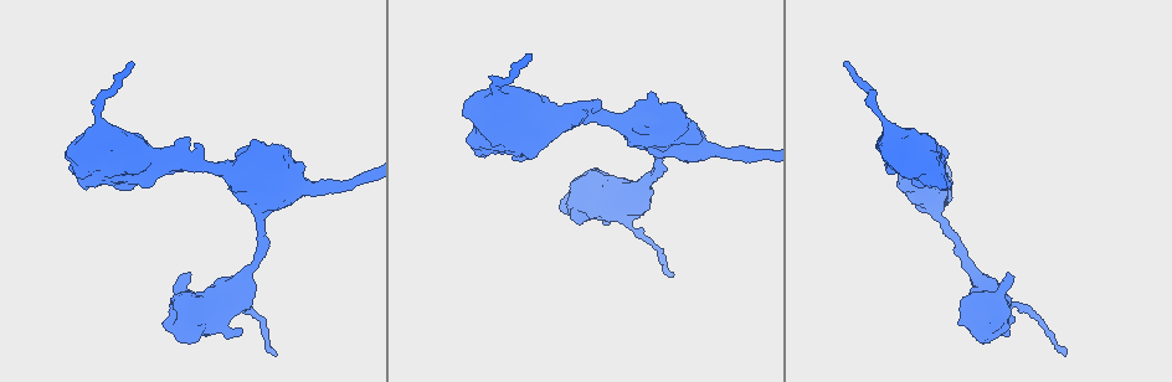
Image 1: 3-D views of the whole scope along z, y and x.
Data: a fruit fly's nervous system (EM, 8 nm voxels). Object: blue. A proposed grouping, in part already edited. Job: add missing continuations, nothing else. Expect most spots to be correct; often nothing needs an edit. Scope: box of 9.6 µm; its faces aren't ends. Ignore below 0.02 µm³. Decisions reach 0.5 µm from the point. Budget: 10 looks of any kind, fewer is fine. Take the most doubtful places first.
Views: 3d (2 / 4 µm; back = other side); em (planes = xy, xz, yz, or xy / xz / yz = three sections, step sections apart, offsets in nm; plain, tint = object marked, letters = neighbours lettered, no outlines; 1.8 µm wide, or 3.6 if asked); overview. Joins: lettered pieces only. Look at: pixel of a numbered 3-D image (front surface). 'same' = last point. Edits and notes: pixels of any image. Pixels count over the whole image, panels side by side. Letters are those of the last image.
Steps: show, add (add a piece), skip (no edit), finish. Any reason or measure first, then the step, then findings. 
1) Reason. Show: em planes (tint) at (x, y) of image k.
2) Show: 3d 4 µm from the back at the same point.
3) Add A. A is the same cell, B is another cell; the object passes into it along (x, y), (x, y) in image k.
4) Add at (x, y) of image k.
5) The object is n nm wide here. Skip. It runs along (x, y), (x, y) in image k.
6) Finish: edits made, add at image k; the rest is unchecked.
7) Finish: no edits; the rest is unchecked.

Branch stops here. Show: em yz step 4 (tint) at (531, 54) of image 1.

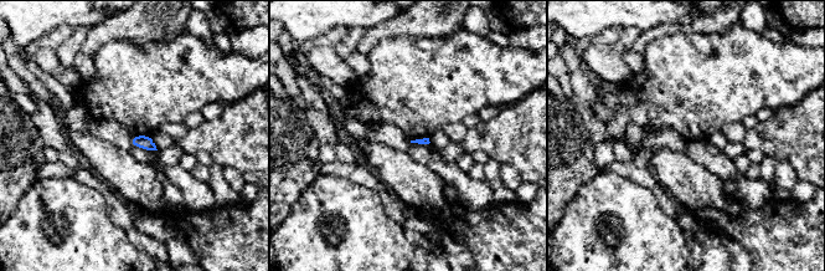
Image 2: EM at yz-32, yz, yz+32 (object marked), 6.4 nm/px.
Cut it another way. Show: em planes (letters) at the same point.

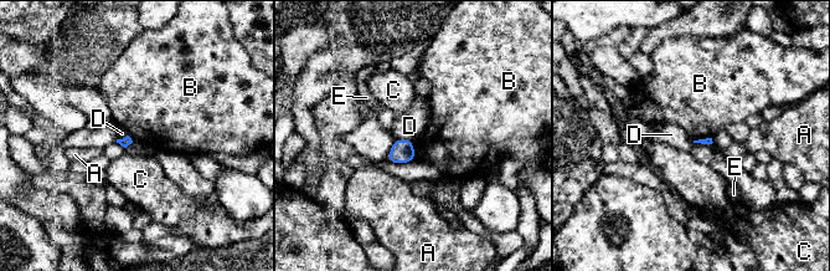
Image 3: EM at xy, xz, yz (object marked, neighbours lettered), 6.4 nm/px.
Skip. A, B, C, D and E are other cells; a border runs along (118, 138), (128, 136), (133, 142) in image 3; no lettered piece goes on from it.

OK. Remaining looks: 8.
An open end. Show: em planes (tint) at (1067, 354) of image 1.

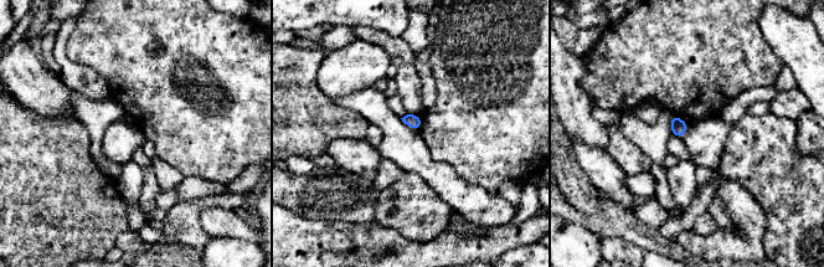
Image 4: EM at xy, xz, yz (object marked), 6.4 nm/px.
Show: em planes (letters) at the same point.

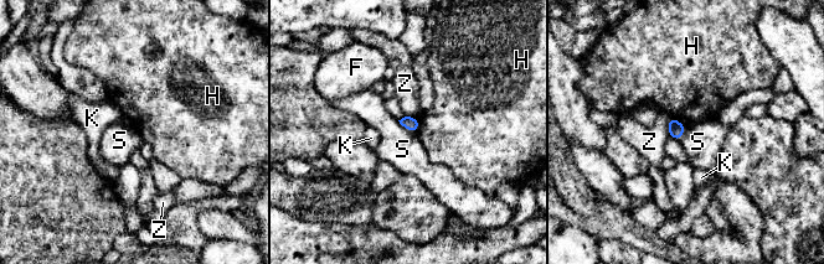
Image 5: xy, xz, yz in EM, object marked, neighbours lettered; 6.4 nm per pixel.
The object is 90 nm wide here. Skip. F, H, K, S and Z are other cells; a border runs along (397, 120), (406, 129), (416, 133) in image 5; no lettered piece goes on from it.

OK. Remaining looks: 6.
Sudden change in width. Show: 3d 4 µm at (266, 173) of image 1.

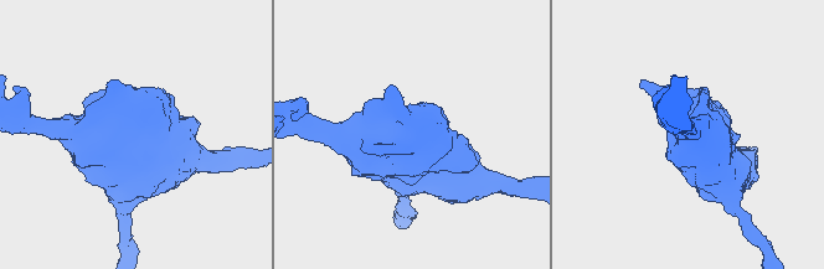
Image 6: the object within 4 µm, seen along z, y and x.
Show: em 3.6 µm planes (tint) at (131, 136) of image 6.

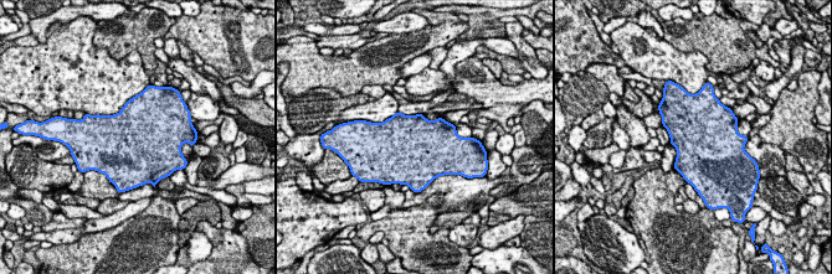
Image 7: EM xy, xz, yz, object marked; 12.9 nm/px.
Show: em 3.6 µm planes (letters) at the same point.

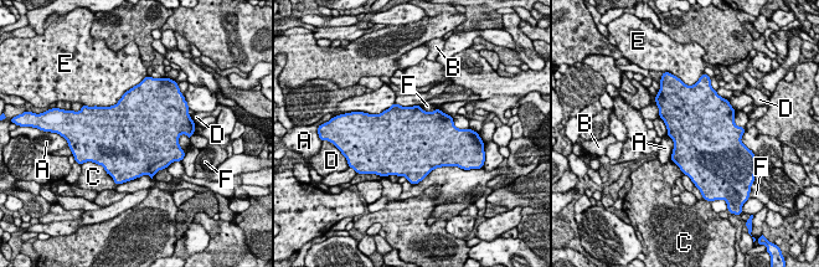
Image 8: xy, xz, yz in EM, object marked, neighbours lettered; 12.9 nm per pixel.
The object is 850 nm wide here. Skip. A, B, C, D, E and F are other cells; a border runs along (420, 106), (428, 112), (439, 109) in image 8; none of them fits.

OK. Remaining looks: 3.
Stops while still wide. Show: em xy step 16 (tint) at (584, 217) of image 1.

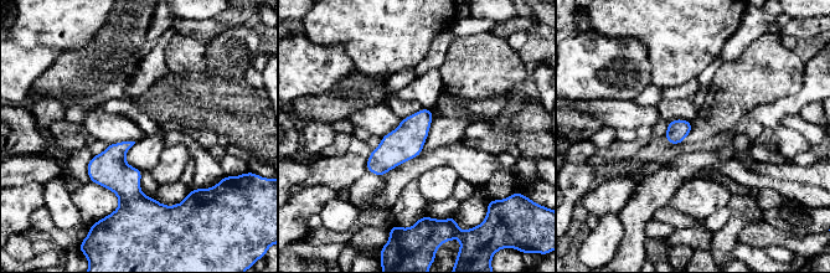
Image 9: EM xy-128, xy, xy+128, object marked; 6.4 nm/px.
Show: em planes (letters) at the same point.

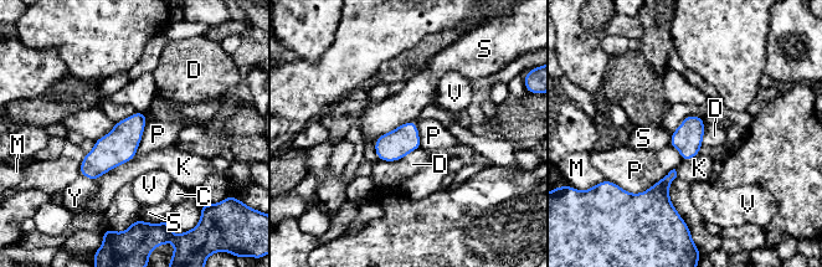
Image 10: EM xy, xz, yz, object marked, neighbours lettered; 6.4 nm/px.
The longest contact is with P, 420 nm. Skip. C, D, K, M, P, S, V and Y are other cells; none of them fits.

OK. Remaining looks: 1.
Finish: no edits; the rest is unchecked.

